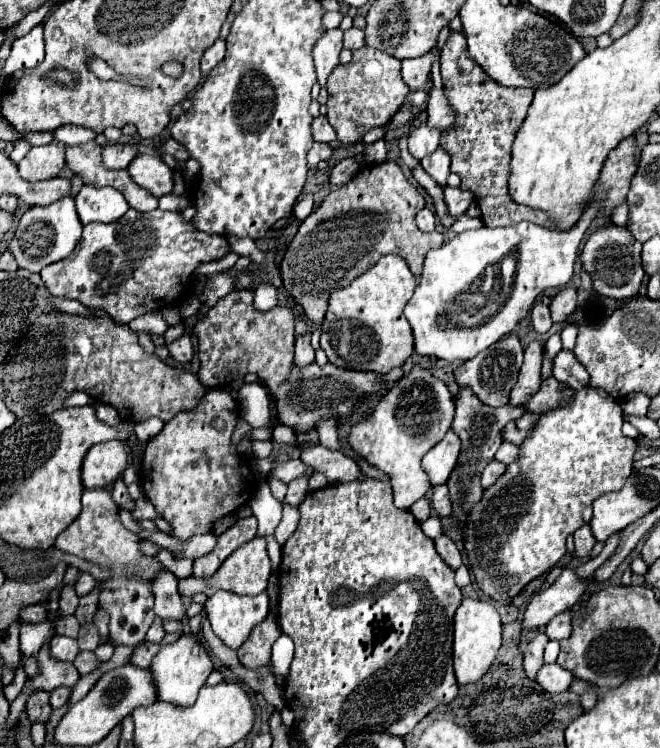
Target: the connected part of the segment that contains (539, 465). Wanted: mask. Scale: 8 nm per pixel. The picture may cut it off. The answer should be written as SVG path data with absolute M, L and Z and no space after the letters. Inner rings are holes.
M586 386L578 391L572 402L555 410L537 414L537 426L519 446L519 460L509 464L505 474L483 492L483 498L471 510L465 530L465 552L481 590L499 600L511 602L533 578L551 570L565 550L565 540L579 526L591 520L591 504L597 496L619 490L633 470L633 454L637 442L623 436L623 410L601 388Z

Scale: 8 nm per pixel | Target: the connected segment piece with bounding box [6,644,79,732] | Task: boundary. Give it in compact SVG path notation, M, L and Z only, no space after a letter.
M43 644L43 648L37 654L37 660L39 660L39 674L26 680L20 695L10 705L9 718L6 722L8 732L12 730L20 714L25 710L27 698L33 690L51 692L59 686L73 690L79 680L79 672L71 662L59 662L49 656L49 644Z

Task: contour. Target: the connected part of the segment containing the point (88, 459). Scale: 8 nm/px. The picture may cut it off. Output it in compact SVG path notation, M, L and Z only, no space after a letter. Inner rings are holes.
M109 440L101 444L93 444L83 460L81 480L87 490L105 488L115 484L127 468L127 452L125 444L119 440Z

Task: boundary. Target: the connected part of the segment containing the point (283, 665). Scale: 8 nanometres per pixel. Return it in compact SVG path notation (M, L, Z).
M281 634L275 644L273 644L273 652L271 652L271 660L275 664L275 672L277 672L277 684L283 686L285 678L287 678L287 670L289 664L293 660L293 640L285 634Z

